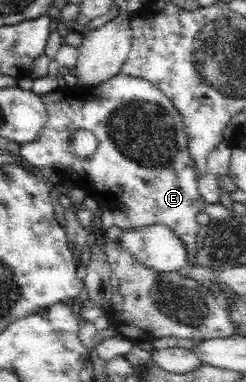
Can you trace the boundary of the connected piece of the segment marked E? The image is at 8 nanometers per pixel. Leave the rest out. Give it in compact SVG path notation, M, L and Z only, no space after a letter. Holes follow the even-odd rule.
M122 73L95 89L56 89L40 97L46 106L48 120L38 141L20 144L19 156L23 161L32 168L50 167L72 181L73 188L84 189L86 198L91 198L98 206L95 216L100 219L101 234L114 225L124 232L163 225L171 229L185 246L188 265L197 265L196 239L201 225L196 222L196 215L207 202L199 193L200 170L190 152L185 120L170 99L150 81ZM76 129L92 131L98 139L96 153L90 159L78 159L71 152L70 135Z

